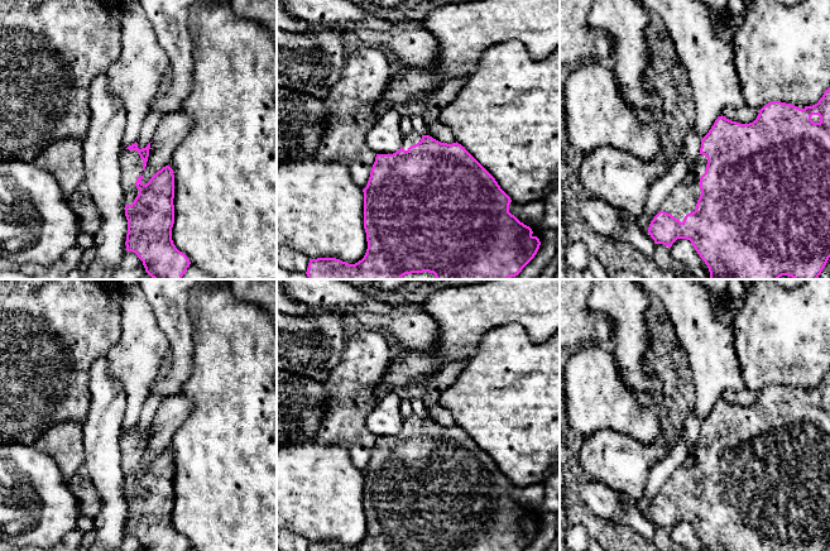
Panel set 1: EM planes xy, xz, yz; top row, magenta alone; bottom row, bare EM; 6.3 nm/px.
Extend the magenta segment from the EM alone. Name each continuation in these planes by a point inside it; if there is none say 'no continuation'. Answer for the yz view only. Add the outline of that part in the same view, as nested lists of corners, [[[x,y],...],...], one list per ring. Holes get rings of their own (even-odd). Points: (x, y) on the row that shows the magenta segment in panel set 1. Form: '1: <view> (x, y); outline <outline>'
1: yz (682, 200); outline [[[699,153],[686,178],[672,190],[662,203],[662,211],[671,214],[681,222],[687,214],[695,211],[697,200],[701,195],[700,177],[705,173],[706,164],[707,158]]]

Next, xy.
1: xy (132, 164); outline [[[123,149],[120,154],[120,166],[125,205],[131,205],[139,195],[135,182],[143,172],[143,159],[138,154],[138,150]]]

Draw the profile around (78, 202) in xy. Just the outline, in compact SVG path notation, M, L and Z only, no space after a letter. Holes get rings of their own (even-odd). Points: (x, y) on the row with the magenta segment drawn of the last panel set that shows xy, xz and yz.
M83 188L72 193L67 200L67 205L78 217L82 231L86 231L91 235L99 233L101 221L90 203Z

